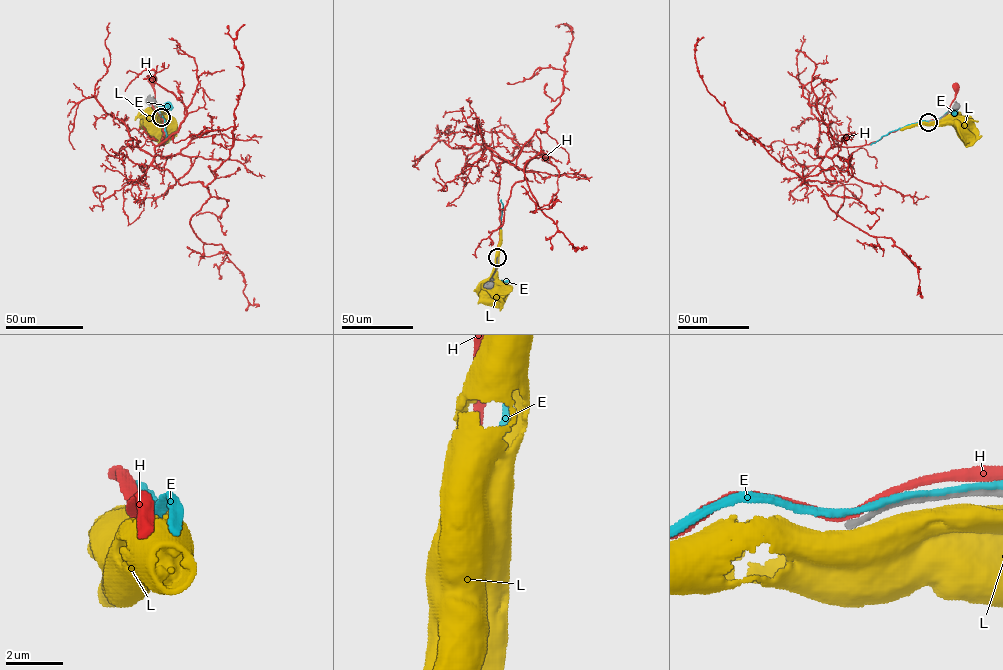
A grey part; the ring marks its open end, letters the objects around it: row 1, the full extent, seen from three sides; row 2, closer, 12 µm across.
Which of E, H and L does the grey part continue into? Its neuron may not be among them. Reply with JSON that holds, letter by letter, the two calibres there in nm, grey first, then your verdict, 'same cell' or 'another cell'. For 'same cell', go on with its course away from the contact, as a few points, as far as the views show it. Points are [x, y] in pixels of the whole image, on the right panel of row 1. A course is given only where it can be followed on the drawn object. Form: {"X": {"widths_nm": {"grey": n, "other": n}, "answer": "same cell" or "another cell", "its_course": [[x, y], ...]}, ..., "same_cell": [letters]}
{"E": {"widths_nm": {"grey": 280, "other": 280}, "answer": "another cell"}, "H": {"widths_nm": {"grey": 380, "other": 360}, "answer": "another cell"}, "L": {"widths_nm": {"grey": 300, "other": 750}, "answer": "another cell"}, "same_cell": []}

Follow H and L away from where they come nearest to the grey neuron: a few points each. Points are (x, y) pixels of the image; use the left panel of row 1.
H: (161, 116), (153, 107), (152, 79)
L: (161, 117), (158, 125), (163, 133)

